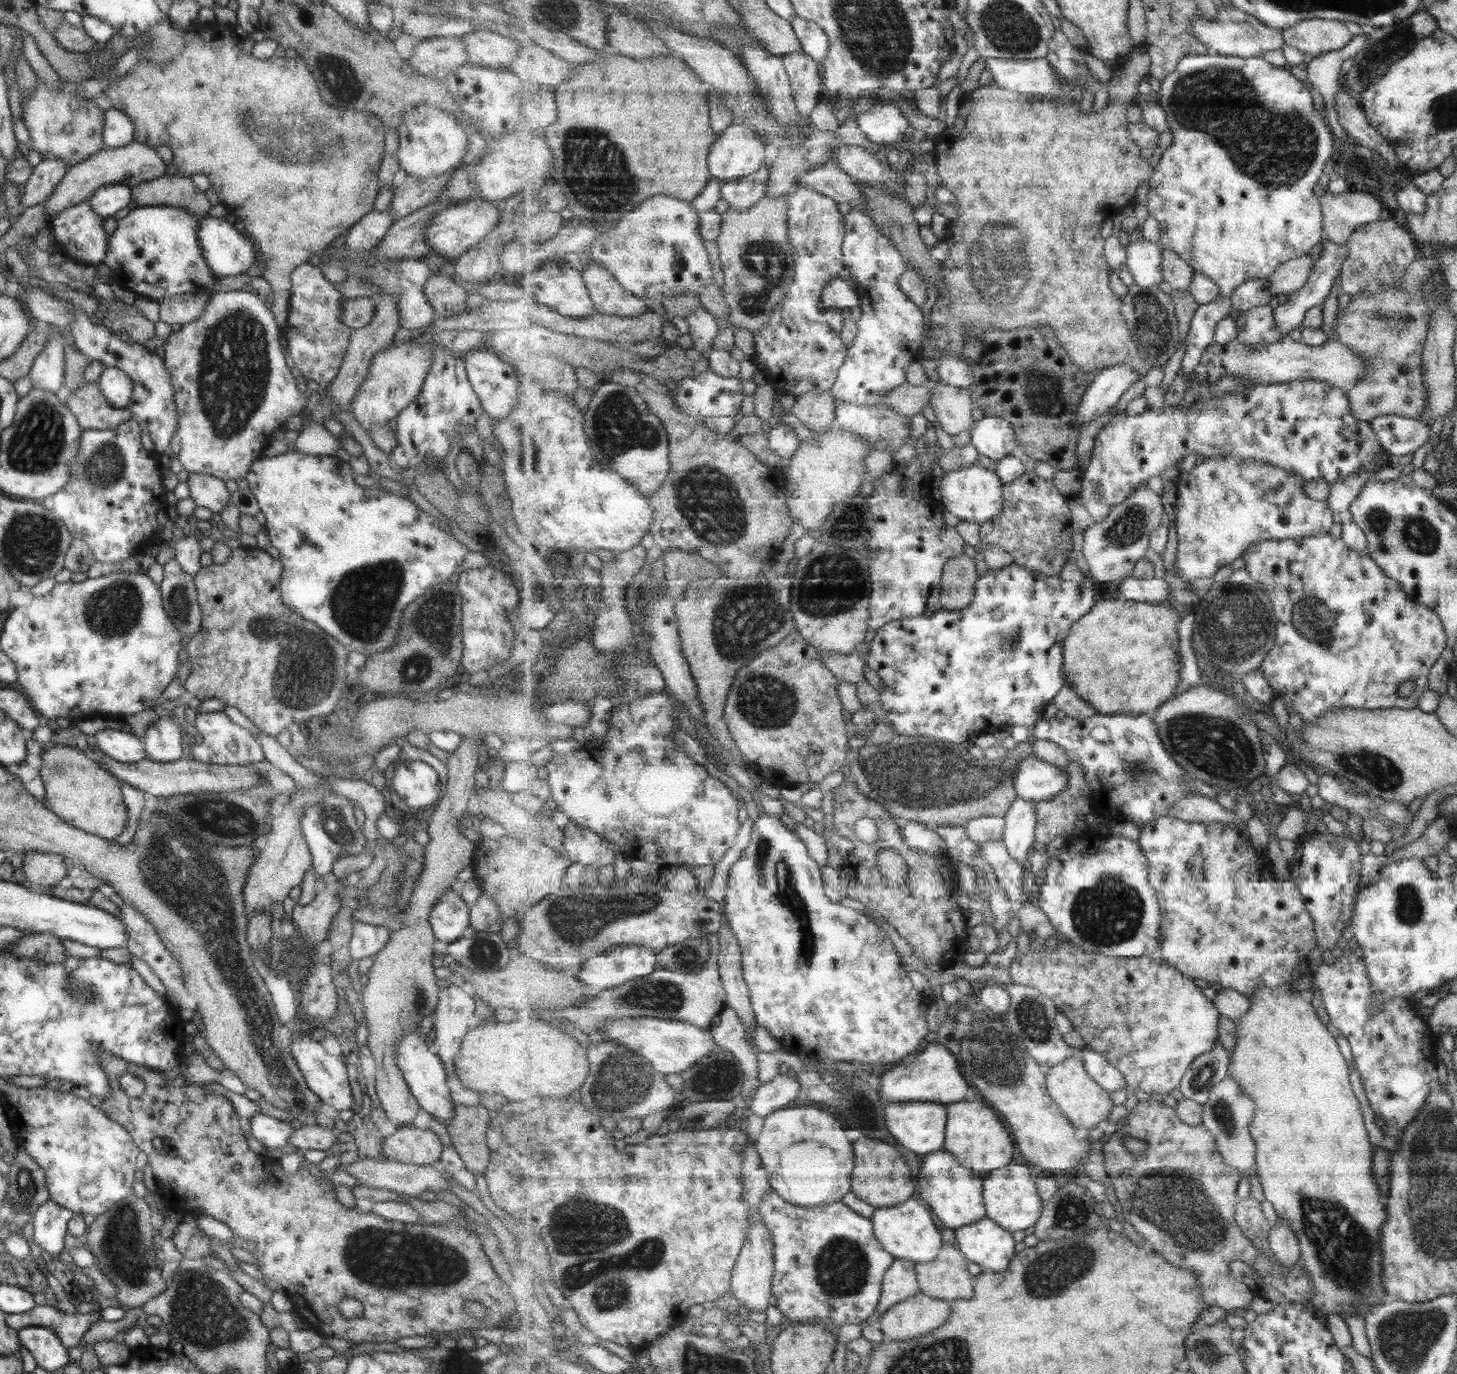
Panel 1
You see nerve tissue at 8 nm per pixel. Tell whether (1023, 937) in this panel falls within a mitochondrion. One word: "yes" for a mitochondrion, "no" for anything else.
no

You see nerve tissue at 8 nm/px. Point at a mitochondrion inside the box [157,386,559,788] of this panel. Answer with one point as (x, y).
(308, 664)

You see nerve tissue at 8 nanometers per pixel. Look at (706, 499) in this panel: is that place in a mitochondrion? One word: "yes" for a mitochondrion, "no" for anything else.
yes

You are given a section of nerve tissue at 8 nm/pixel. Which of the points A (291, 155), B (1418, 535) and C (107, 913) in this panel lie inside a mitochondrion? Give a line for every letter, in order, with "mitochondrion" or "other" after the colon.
A: mitochondrion
B: mitochondrion
C: other

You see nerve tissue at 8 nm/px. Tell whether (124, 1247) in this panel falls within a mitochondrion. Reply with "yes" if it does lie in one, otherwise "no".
yes

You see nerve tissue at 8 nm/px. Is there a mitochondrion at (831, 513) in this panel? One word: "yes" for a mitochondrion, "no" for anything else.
no

